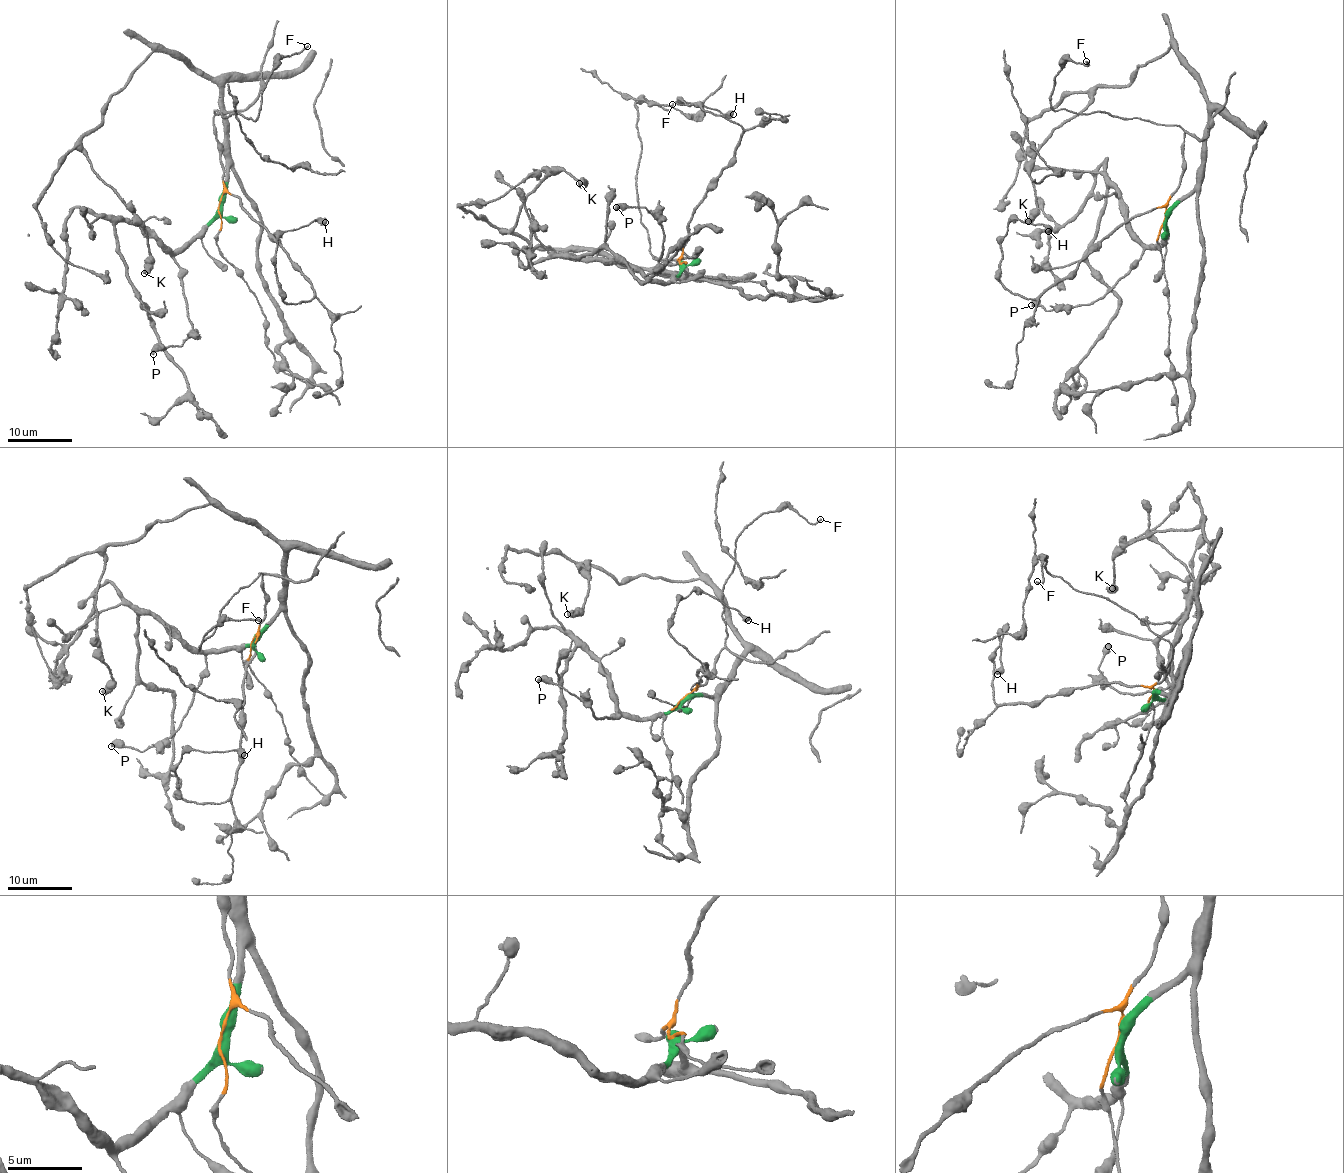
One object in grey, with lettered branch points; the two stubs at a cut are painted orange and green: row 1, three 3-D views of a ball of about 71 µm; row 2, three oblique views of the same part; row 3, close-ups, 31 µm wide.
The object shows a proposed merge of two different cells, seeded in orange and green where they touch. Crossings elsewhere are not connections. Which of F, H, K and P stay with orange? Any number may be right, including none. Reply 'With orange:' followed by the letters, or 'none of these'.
With orange: F, H

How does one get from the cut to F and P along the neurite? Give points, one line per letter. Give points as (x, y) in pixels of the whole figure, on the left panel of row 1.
F: (219, 205), (223, 167), (214, 113), (256, 119), (267, 76), (281, 58), (307, 46)
P: (220, 205), (220, 211), (178, 249), (174, 258), (193, 329), (181, 345), (154, 350), (153, 354)

